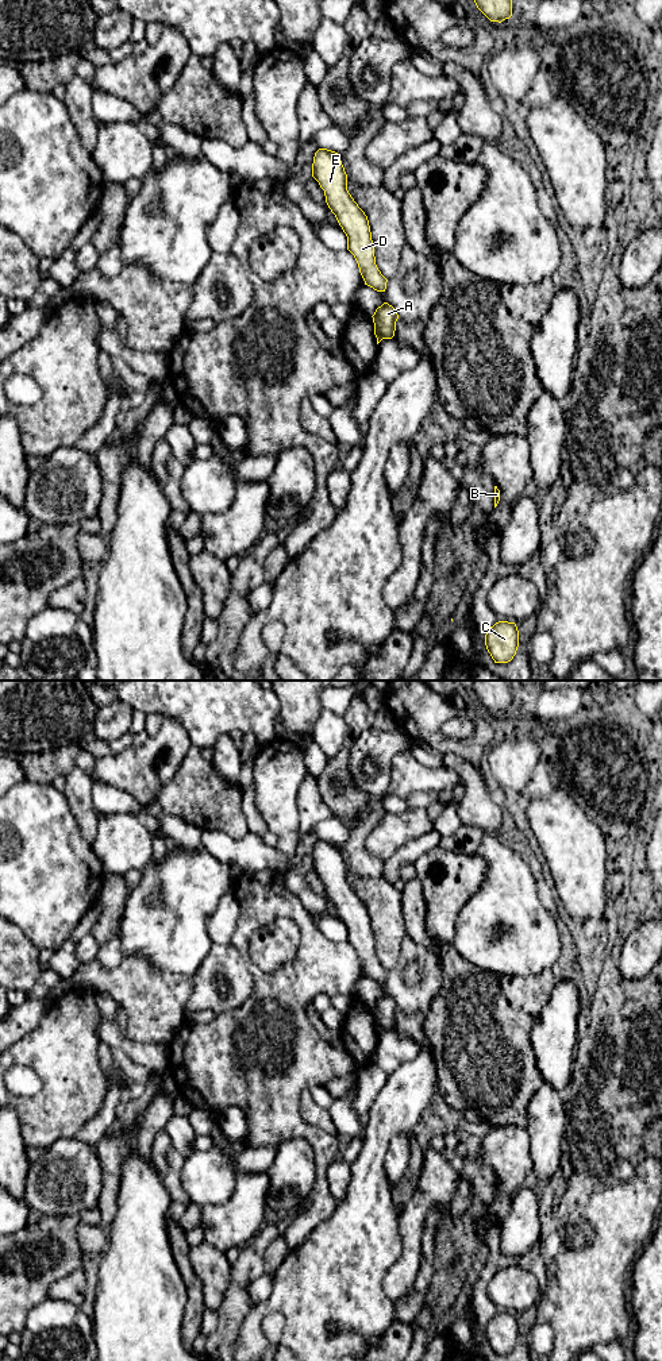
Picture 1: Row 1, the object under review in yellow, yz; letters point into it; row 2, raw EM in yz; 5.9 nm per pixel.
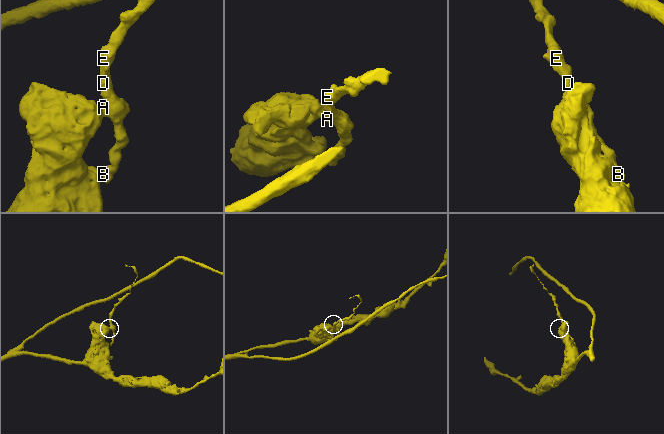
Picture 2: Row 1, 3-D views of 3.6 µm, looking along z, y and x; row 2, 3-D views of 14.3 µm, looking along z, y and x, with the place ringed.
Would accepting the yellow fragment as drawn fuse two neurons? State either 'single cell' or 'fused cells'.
fused cells

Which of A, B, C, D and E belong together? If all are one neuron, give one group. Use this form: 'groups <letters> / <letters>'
groups A B D E / C

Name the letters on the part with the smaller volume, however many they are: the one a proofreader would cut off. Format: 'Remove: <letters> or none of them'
Remove: A, B, D, E

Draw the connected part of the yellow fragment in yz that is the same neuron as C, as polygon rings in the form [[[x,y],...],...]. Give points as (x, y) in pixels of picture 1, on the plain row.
[[[499,1312],[485,1326],[485,1337],[494,1354],[508,1354],[519,1338],[519,1322],[515,1314]]]

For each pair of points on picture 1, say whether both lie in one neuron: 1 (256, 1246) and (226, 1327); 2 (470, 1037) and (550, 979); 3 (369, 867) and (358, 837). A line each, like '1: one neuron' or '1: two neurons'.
1: one neuron
2: one neuron
3: one neuron

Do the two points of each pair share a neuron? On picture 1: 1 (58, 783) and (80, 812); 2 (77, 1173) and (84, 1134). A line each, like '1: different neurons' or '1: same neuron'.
1: different neurons
2: different neurons

